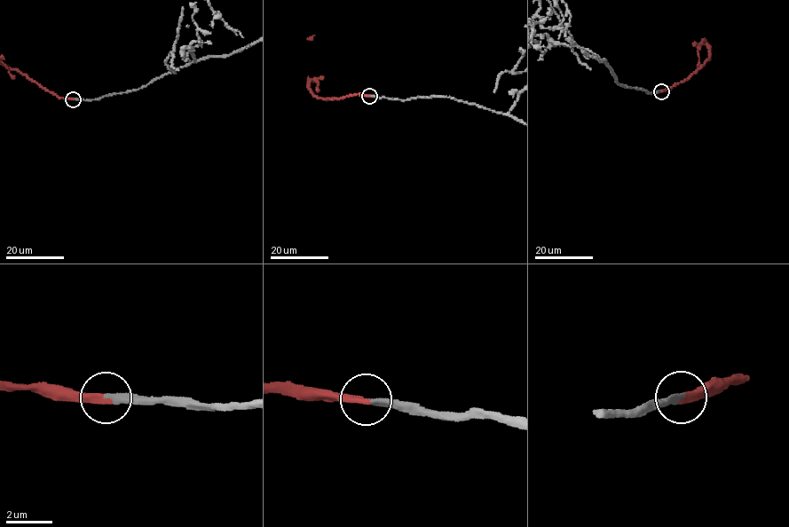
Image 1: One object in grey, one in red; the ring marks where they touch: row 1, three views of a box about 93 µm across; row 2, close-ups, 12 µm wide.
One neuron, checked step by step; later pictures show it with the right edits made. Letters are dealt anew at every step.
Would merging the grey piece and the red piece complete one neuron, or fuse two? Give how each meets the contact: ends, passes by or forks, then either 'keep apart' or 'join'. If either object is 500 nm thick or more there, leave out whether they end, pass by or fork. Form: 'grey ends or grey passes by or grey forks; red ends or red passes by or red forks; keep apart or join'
grey ends; red ends; join

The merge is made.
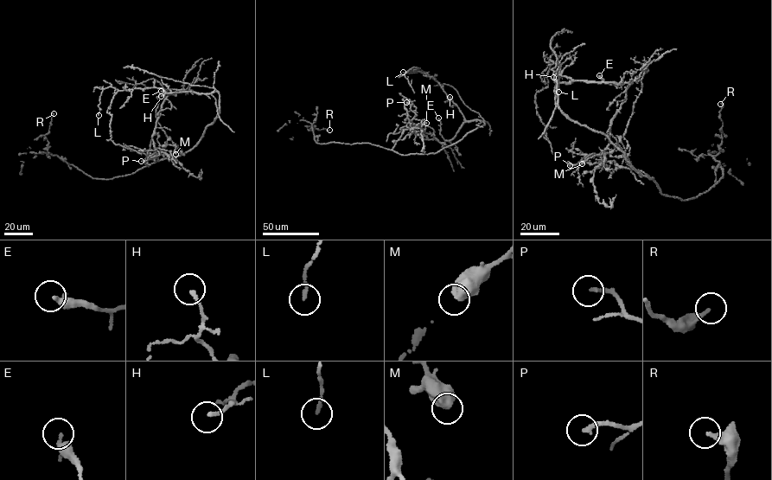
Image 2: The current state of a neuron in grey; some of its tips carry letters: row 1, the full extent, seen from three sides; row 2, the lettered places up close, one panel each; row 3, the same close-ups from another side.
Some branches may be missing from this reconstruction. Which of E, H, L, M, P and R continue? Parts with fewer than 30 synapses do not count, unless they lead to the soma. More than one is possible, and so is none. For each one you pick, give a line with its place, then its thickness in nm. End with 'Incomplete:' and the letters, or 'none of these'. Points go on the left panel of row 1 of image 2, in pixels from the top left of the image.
Incomplete: none of these

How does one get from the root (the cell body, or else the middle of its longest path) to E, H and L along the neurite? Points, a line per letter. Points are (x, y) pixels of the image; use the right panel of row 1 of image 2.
E: (613, 143), (604, 135), (571, 120), (558, 105), (556, 80), (623, 83), (609, 84), (599, 75)
H: (613, 143), (604, 135), (577, 123), (563, 112), (558, 105), (556, 80), (571, 80), (560, 74), (553, 77)
L: (613, 143), (559, 107), (556, 80), (571, 80), (559, 74), (560, 64), (549, 60), (555, 54), (558, 92)

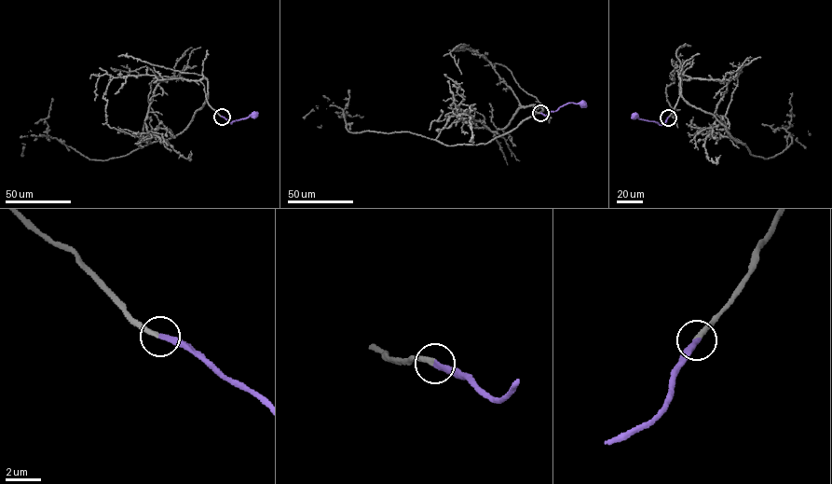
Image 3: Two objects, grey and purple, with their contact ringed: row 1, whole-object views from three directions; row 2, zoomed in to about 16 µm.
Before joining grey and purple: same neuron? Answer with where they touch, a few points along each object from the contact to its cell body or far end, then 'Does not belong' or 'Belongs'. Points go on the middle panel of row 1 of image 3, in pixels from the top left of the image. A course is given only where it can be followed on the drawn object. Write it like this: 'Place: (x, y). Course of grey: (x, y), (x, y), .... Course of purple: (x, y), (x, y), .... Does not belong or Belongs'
Place: (540, 113). Course of grey: (540, 113), (538, 106), (477, 145), (347, 131), (334, 105), (313, 110), (320, 128). Course of purple: (540, 113), (546, 116), (568, 103), (582, 104). Belongs

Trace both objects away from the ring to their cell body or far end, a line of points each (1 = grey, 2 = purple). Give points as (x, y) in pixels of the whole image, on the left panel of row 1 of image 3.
1: (222, 117), (204, 78), (207, 98), (185, 128), (125, 156), (88, 159), (28, 131), (23, 146), (36, 138)
2: (222, 117), (231, 123), (254, 115)

